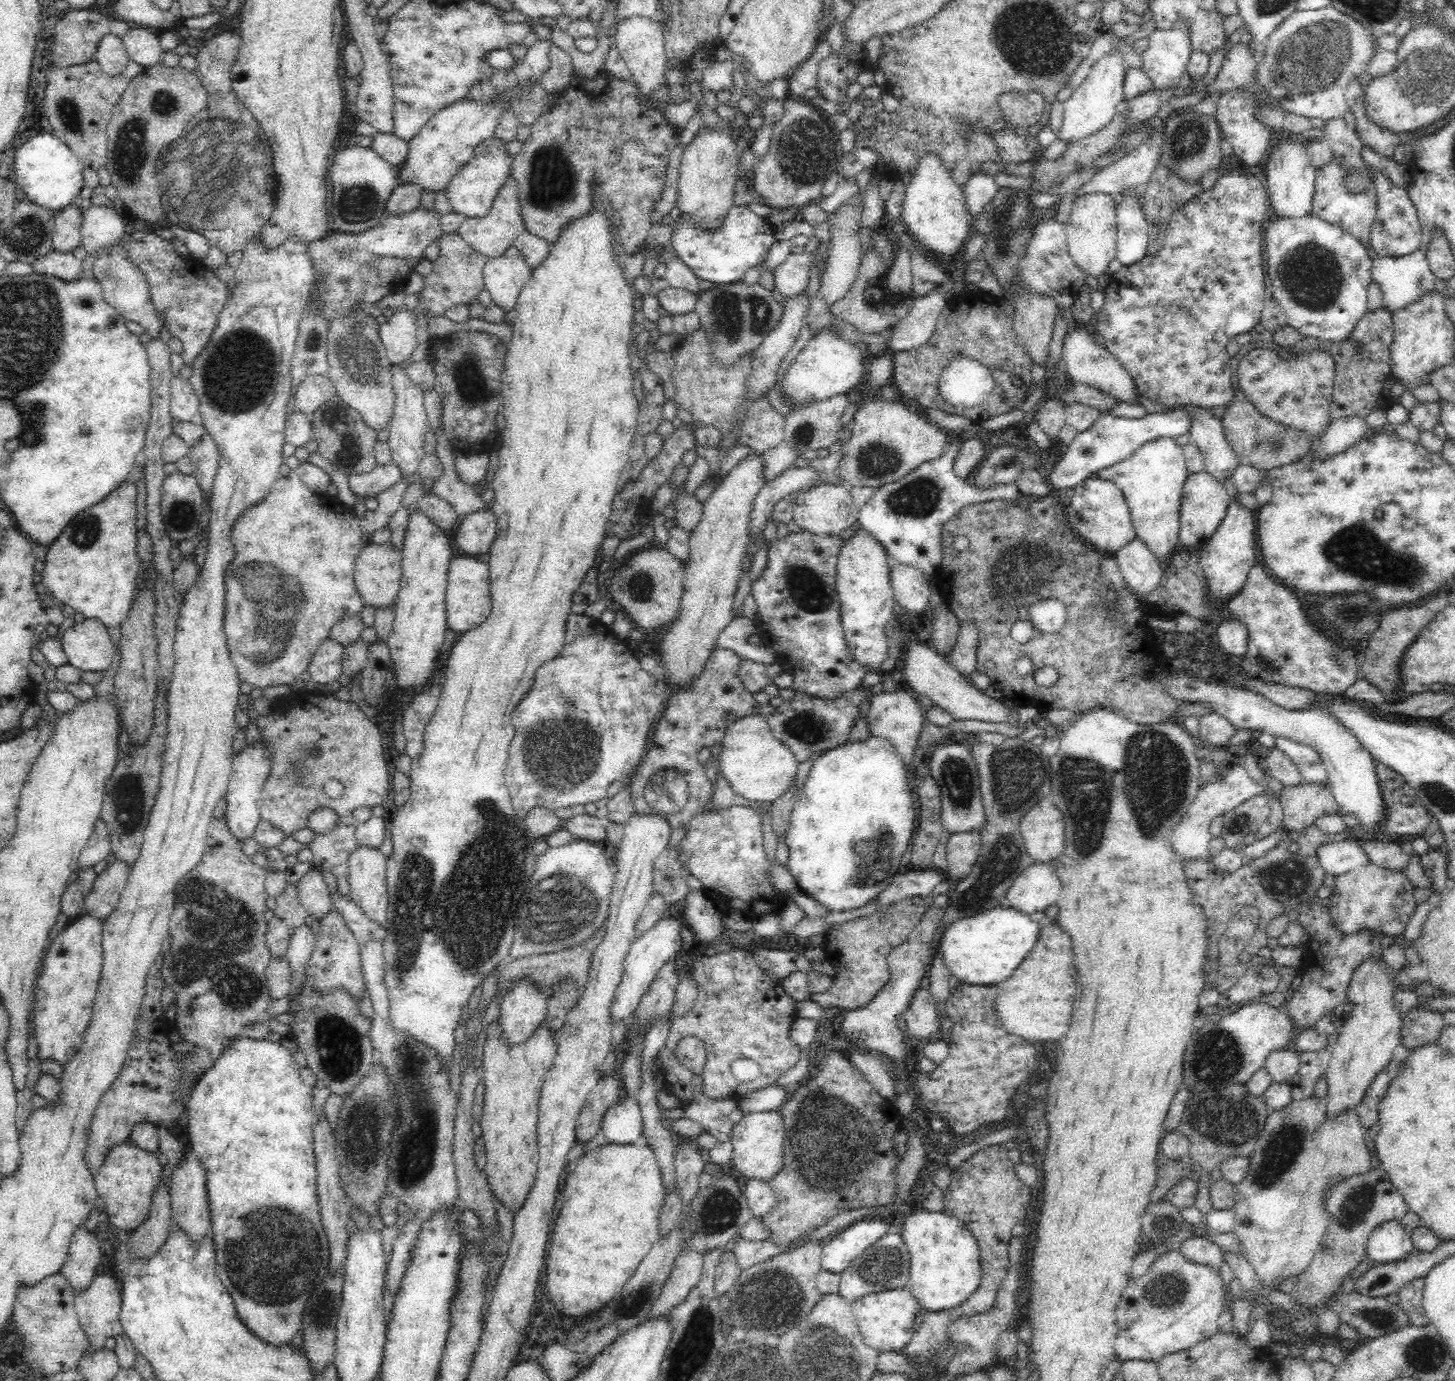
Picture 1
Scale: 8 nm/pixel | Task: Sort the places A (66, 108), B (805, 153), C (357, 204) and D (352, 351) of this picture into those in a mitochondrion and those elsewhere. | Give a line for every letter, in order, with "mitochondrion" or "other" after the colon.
A: mitochondrion
B: mitochondrion
C: mitochondrion
D: mitochondrion

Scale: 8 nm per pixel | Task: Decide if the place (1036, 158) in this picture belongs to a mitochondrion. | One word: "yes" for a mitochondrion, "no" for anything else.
no

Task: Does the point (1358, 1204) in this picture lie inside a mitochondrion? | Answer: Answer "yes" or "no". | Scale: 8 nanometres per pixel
yes

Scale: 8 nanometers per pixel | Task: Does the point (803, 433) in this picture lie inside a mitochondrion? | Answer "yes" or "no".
yes

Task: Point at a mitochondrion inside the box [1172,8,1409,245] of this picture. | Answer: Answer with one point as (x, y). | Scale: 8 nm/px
(1312, 59)

